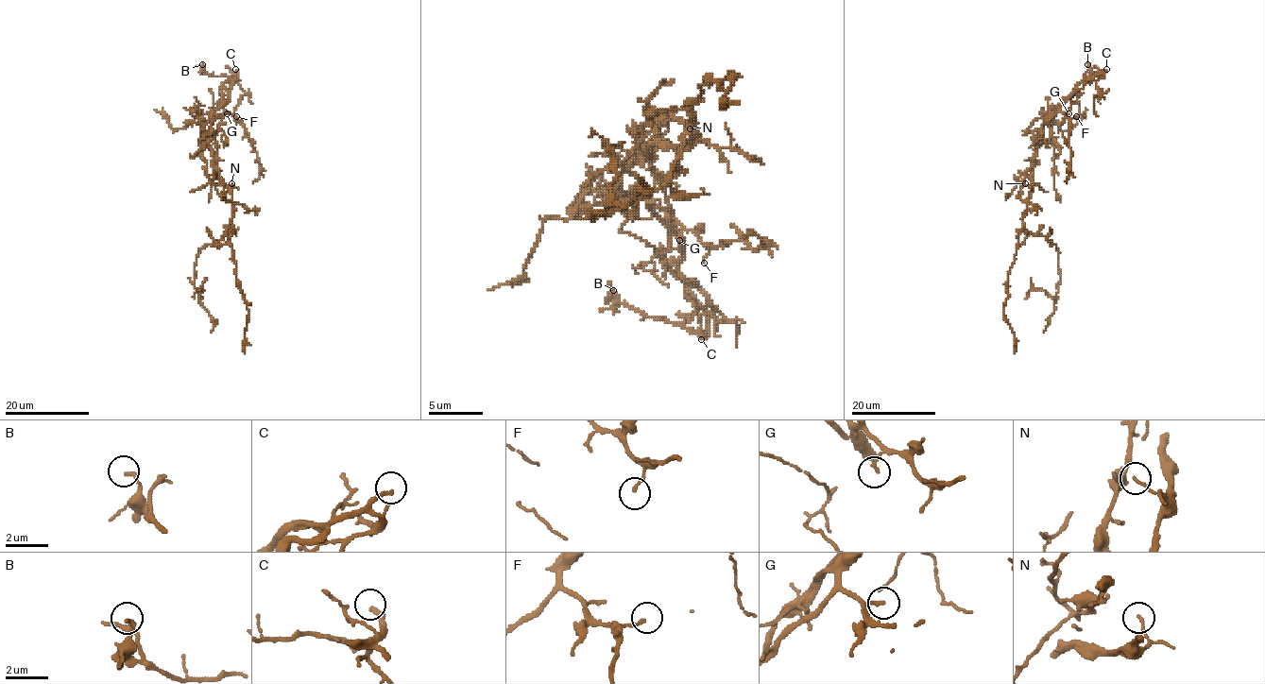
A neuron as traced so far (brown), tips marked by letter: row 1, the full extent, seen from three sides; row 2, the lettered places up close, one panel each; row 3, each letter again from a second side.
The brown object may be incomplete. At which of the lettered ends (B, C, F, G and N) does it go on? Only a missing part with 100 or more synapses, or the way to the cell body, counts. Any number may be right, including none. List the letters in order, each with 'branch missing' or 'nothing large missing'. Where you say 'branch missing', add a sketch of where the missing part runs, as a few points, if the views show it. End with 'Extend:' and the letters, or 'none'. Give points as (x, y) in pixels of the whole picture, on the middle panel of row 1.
B: nothing large missing
C: branch missing
F: nothing large missing
G: nothing large missing
N: nothing large missing
Extend: C

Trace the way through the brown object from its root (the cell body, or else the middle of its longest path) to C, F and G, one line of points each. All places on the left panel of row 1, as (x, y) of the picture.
C: (225, 186), (214, 171), (215, 135), (224, 113), (227, 89), (238, 79), (235, 69)
F: (225, 186), (214, 171), (215, 135), (225, 111), (236, 116)
G: (225, 186), (214, 171), (214, 158), (216, 129), (223, 113), (227, 113)

